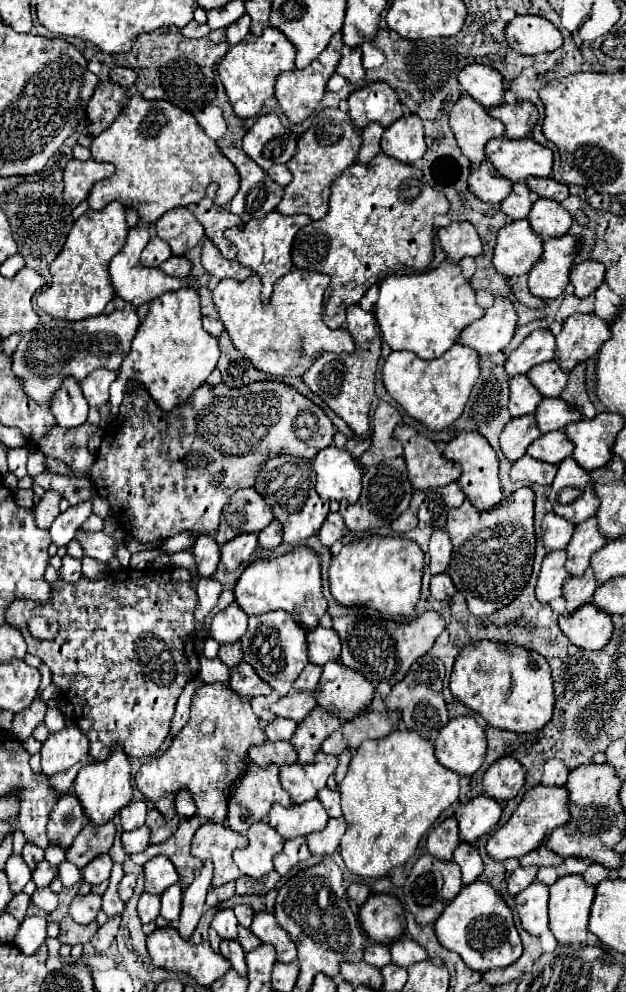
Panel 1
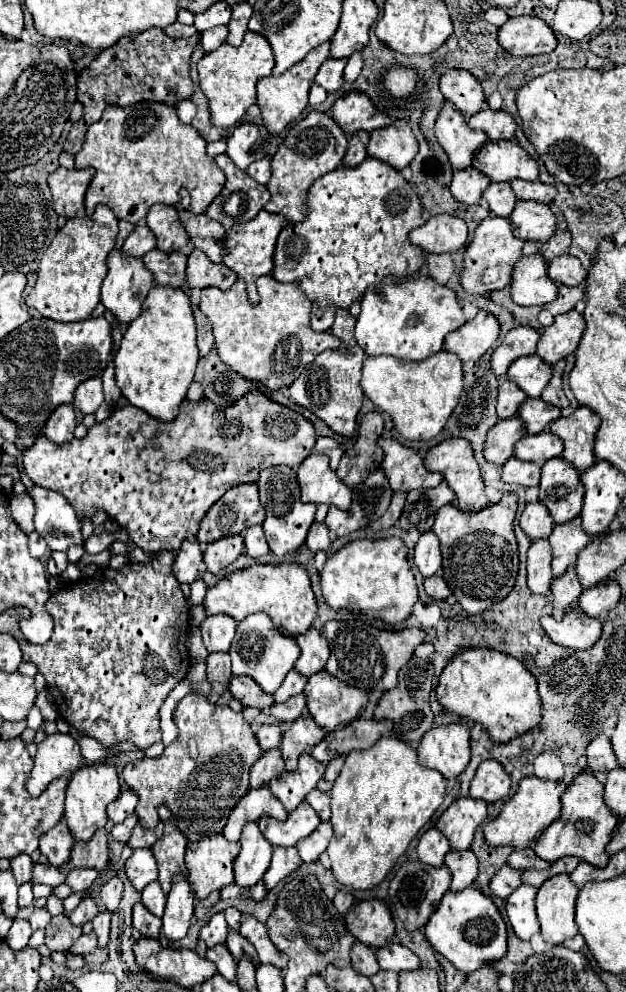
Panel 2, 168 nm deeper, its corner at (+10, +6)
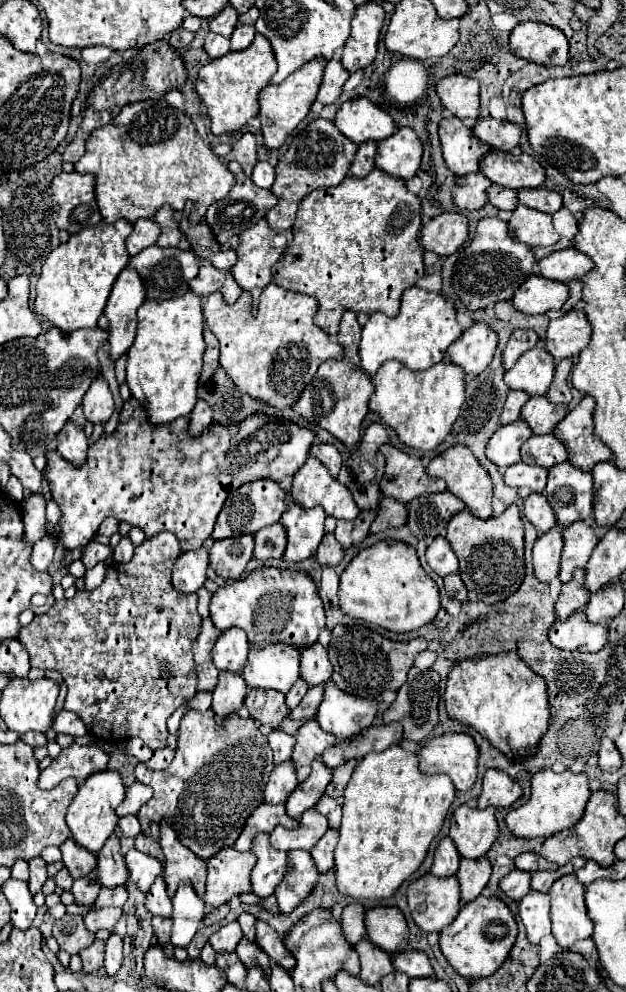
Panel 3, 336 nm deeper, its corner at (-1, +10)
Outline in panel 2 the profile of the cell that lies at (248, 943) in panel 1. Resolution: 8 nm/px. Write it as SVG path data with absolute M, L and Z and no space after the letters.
M229 929L229 937L227 937L227 943L225 943L225 945L227 945L227 949L231 951L231 955L233 955L235 961L239 961L243 955L249 955L251 961L253 961L255 965L259 965L259 959L257 959L257 953L255 953L253 945L247 943L247 941L239 935L239 931Z

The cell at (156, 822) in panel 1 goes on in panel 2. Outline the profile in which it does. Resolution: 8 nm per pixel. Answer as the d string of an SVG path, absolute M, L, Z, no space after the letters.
M159 823L159 825L153 827L153 829L143 829L141 825L137 825L137 827L133 829L133 835L131 835L129 841L127 841L127 847L131 847L131 849L149 849L149 847L153 847L153 843L155 843L161 835L163 835L163 823Z

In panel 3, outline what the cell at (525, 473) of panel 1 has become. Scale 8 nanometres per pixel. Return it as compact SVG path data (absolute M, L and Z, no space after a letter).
M514 463L506 469L504 473L504 483L508 487L530 487L536 493L542 493L546 487L546 477L548 477L548 469L544 467L532 467L526 463Z

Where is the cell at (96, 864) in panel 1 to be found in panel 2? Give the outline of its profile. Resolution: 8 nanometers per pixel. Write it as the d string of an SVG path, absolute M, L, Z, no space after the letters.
M73 869L73 871L67 873L67 881L65 883L71 887L73 893L81 893L81 891L89 889L91 883L97 877L99 877L99 873L93 871L93 869Z

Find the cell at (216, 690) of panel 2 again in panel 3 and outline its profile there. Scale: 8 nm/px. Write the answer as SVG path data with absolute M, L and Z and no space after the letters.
M220 671L218 683L212 693L214 693L212 711L216 713L216 719L220 723L226 715L230 715L242 707L244 695L248 693L248 685L244 683L244 677L240 673Z

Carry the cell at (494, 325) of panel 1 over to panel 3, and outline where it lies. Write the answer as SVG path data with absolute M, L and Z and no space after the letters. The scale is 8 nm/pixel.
M474 321L470 329L466 329L452 347L448 347L448 359L460 365L466 375L482 373L496 351L498 333L484 321Z

